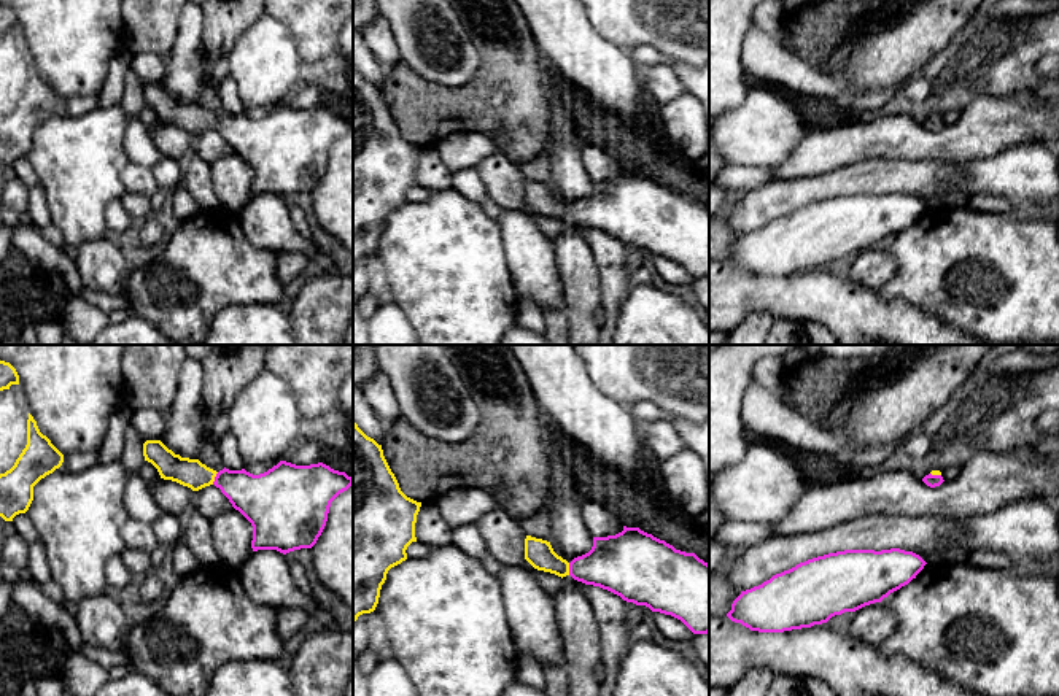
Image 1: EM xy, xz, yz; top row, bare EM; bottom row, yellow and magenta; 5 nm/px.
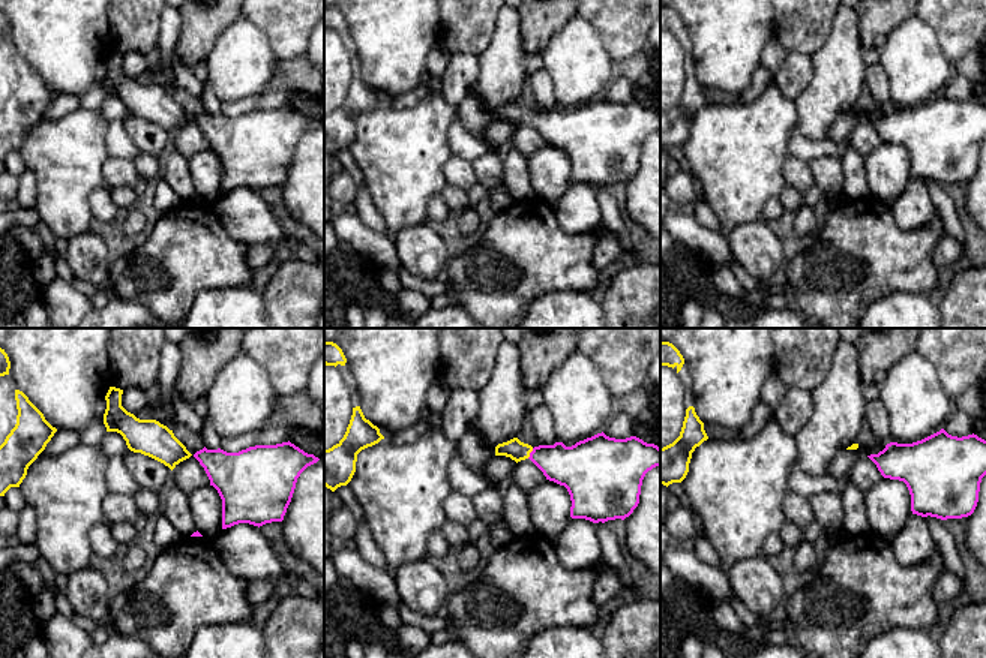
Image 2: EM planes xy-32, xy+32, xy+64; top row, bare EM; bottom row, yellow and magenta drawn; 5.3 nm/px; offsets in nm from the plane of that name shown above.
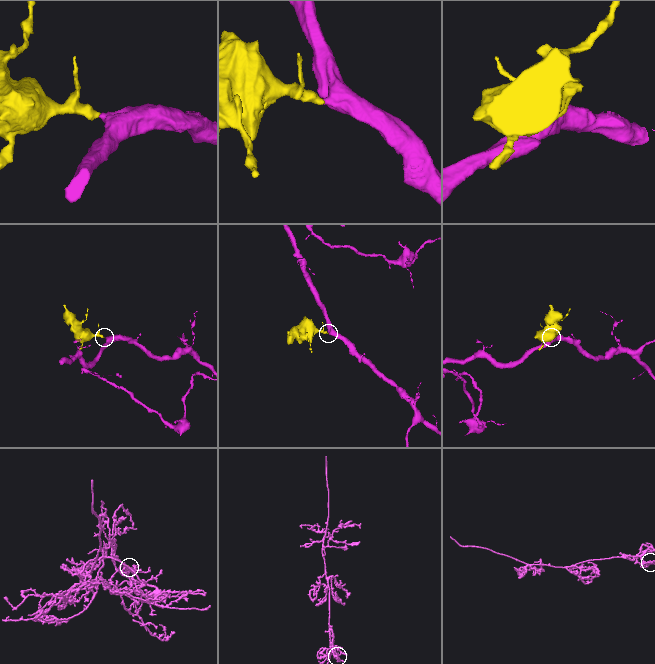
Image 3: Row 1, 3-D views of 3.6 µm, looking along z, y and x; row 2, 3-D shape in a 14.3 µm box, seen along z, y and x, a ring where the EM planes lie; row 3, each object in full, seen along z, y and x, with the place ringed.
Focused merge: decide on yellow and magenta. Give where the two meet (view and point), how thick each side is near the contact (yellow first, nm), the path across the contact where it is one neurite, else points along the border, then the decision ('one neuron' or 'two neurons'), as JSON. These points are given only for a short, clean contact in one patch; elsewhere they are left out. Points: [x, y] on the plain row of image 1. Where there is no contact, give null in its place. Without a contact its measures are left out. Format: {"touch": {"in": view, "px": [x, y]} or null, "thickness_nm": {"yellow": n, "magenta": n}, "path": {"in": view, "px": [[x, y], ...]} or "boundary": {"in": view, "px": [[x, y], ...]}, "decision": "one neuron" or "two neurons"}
{"touch": {"in": "xy", "px": [213, 123]}, "thickness_nm": {"yellow": 140, "magenta": 240}, "path": {"in": "xy", "px": [[190, 116], [213, 123], [224, 123], [258, 142]]}, "decision": "one neuron"}

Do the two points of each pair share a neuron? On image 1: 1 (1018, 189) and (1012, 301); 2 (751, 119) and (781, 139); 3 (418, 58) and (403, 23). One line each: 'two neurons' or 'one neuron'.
1: two neurons
2: one neuron
3: one neuron

